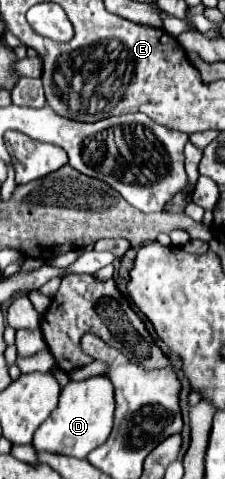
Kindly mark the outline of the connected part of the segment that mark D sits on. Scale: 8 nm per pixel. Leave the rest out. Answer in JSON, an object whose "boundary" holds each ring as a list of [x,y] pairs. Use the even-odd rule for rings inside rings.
{"boundary":[[[87,378],[81,382],[69,382],[59,396],[59,406],[55,408],[55,414],[39,426],[33,438],[33,446],[37,452],[51,452],[51,454],[63,454],[71,458],[85,458],[93,448],[101,446],[111,428],[113,428],[113,384],[103,378]]]}

